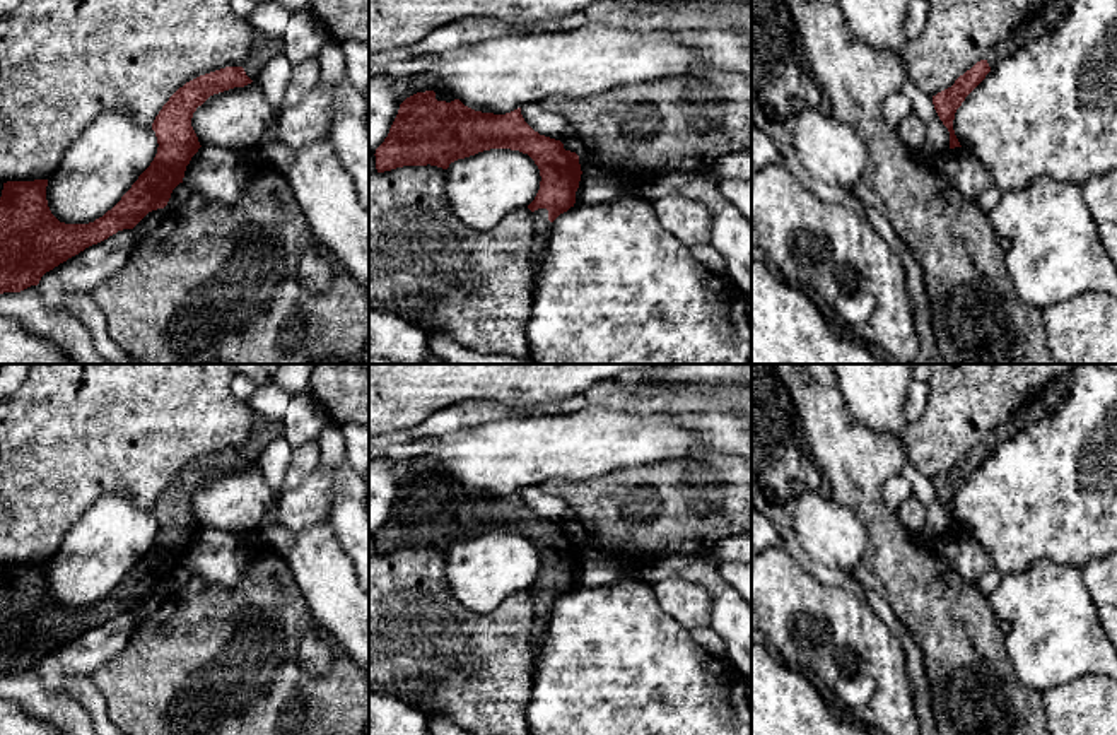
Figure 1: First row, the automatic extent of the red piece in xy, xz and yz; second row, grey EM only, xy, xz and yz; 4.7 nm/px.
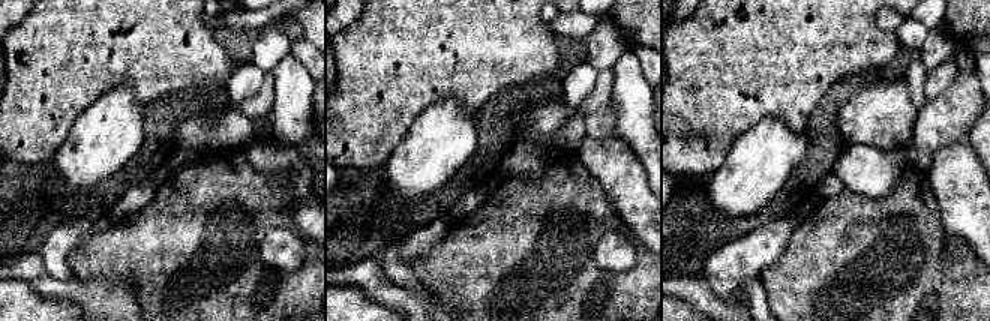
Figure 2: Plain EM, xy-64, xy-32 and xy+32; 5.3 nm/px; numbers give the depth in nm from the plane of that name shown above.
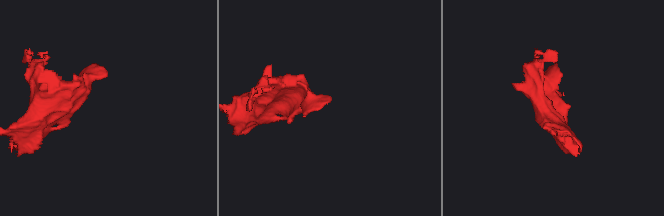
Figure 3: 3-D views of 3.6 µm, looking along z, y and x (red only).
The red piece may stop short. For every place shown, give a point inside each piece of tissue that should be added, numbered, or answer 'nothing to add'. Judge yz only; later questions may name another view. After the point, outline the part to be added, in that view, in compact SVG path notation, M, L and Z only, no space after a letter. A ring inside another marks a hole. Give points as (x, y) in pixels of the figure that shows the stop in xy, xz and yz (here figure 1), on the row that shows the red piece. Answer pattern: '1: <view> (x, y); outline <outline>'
nothing to add

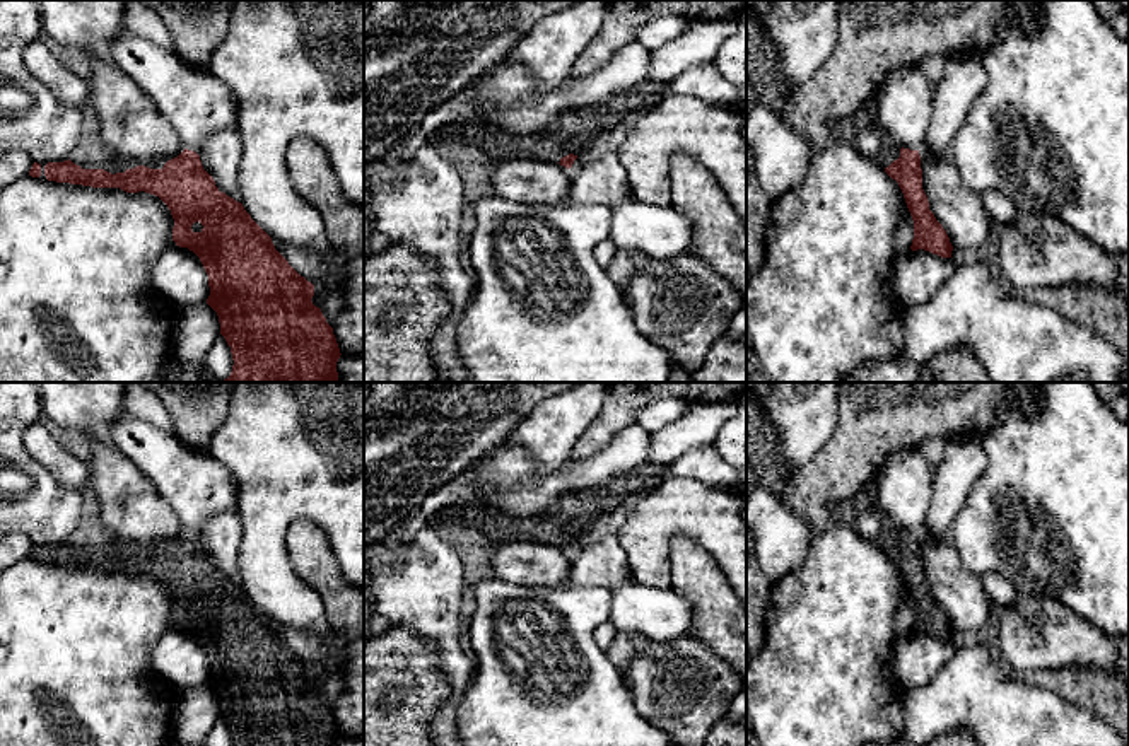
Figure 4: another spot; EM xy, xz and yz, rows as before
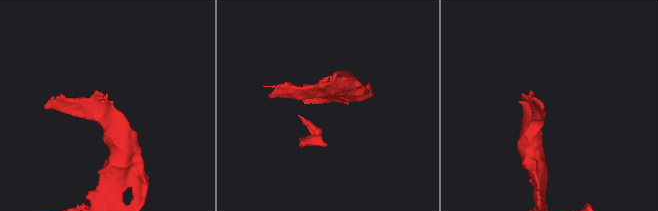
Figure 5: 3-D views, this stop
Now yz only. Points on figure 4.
1: yz (859, 128); outline M868 106L844 119L834 121L830 131L832 138L844 138L856 145L864 157L875 160L883 169L900 157L902 145L875 123Z

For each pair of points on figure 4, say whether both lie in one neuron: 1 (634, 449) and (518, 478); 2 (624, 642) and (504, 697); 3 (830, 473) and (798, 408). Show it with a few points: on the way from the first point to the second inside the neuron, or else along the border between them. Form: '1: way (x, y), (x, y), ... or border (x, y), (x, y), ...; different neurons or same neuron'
1: way (605, 465), (591, 473), (547, 485); same neuron
2: border (605, 651), (607, 658), (620, 671); different neurons
3: border (837, 413), (832, 436), (796, 472); different neurons

